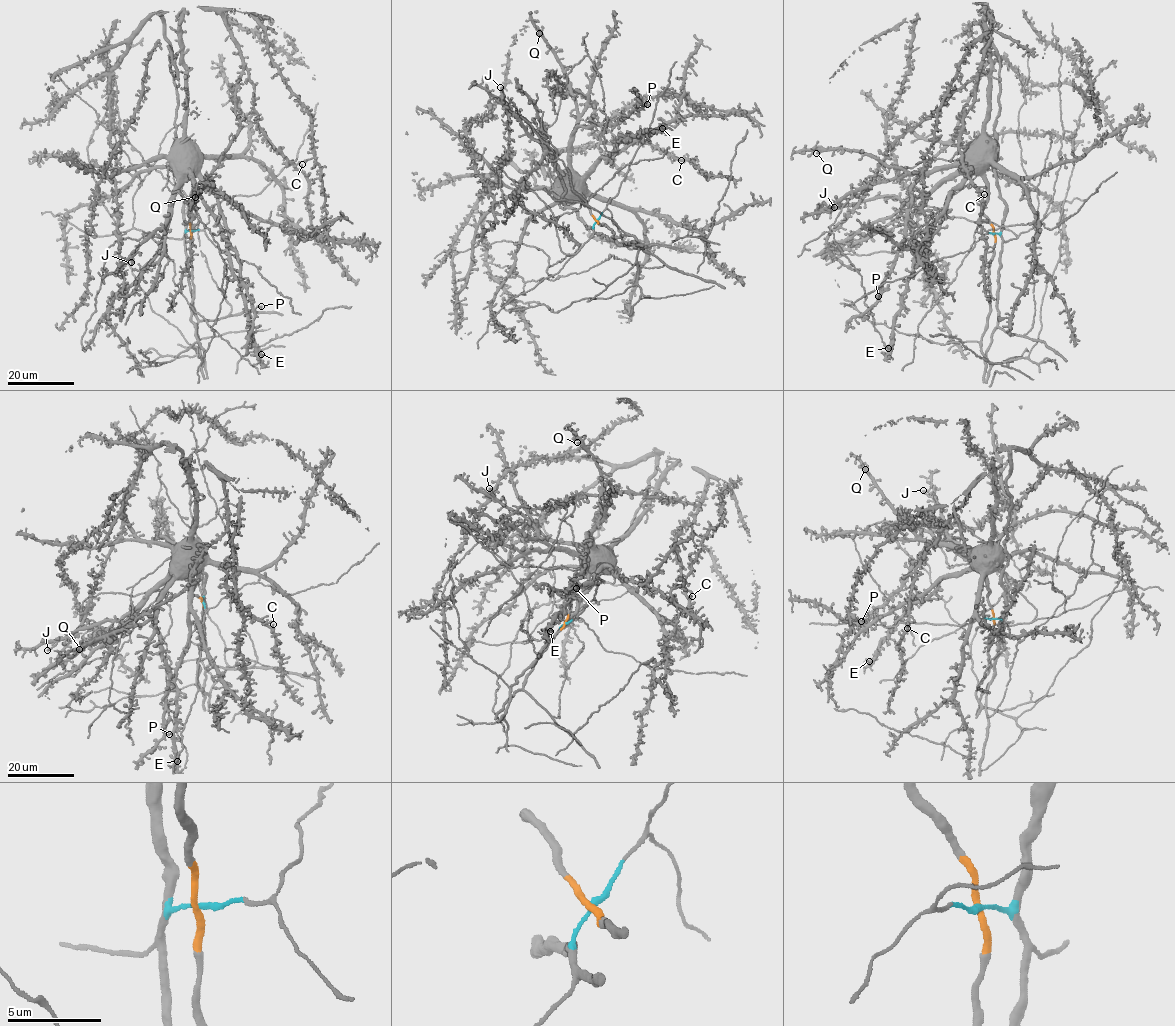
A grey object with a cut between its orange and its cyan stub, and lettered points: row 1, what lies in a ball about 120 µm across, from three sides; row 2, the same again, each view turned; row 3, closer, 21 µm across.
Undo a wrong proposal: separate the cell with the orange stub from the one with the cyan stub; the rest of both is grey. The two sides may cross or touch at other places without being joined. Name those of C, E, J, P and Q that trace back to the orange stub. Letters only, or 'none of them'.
E, J, P, Q

